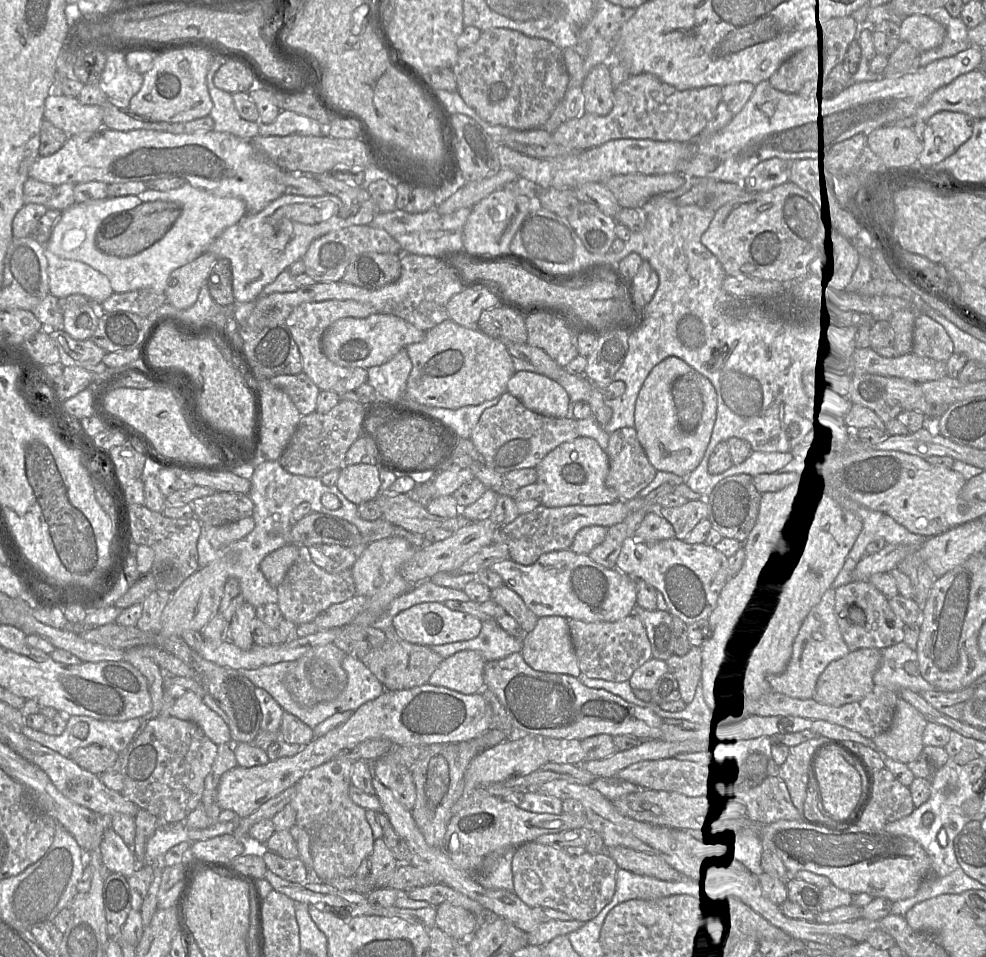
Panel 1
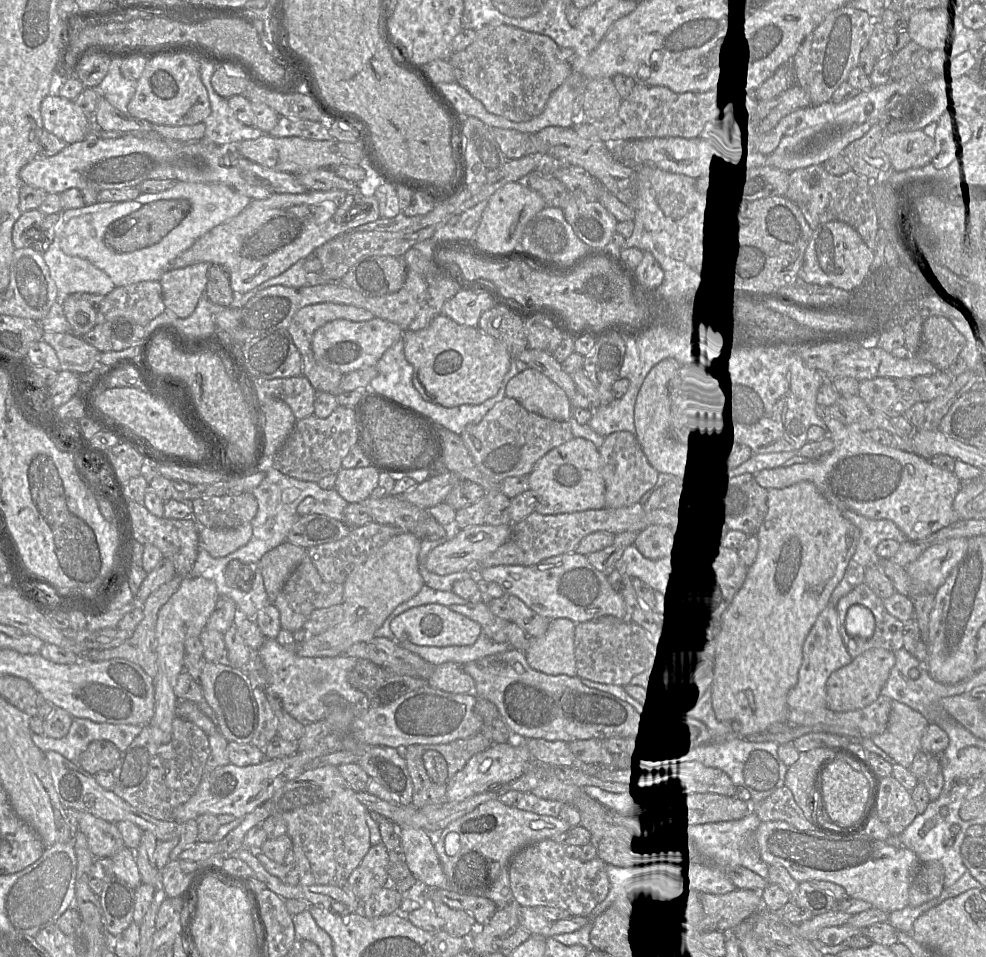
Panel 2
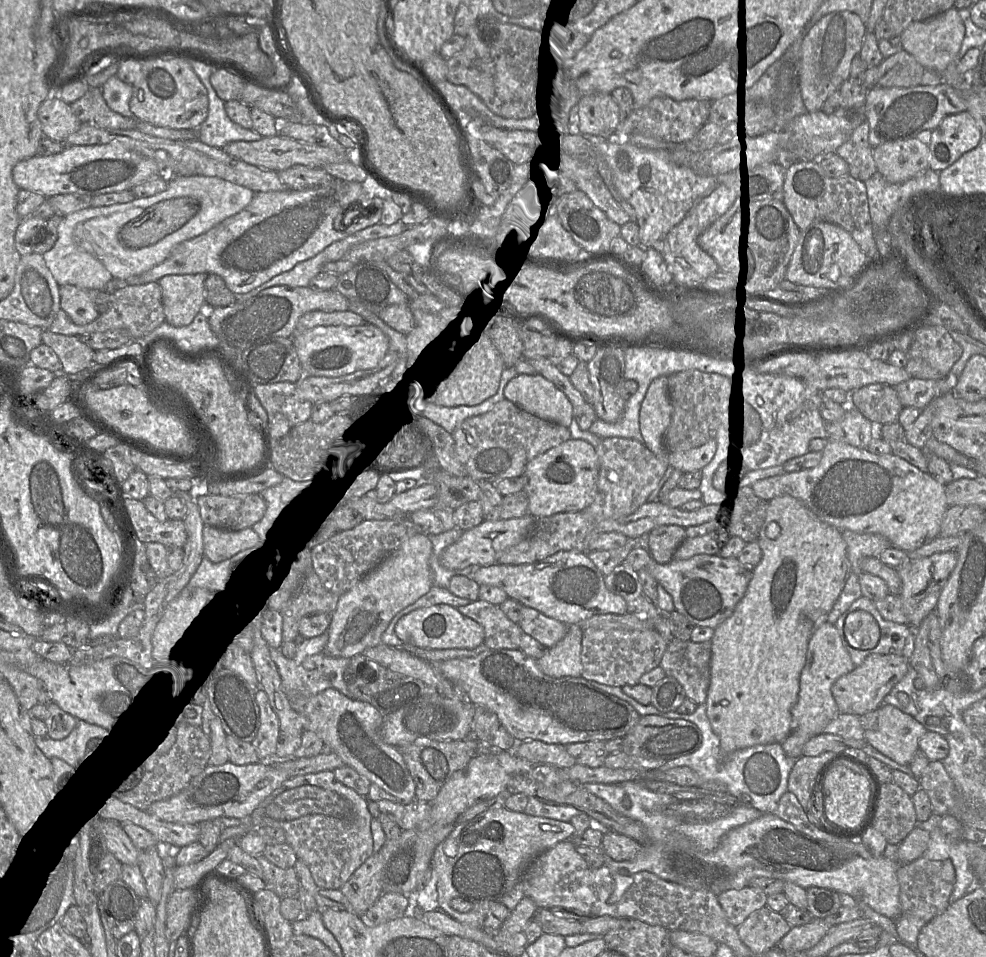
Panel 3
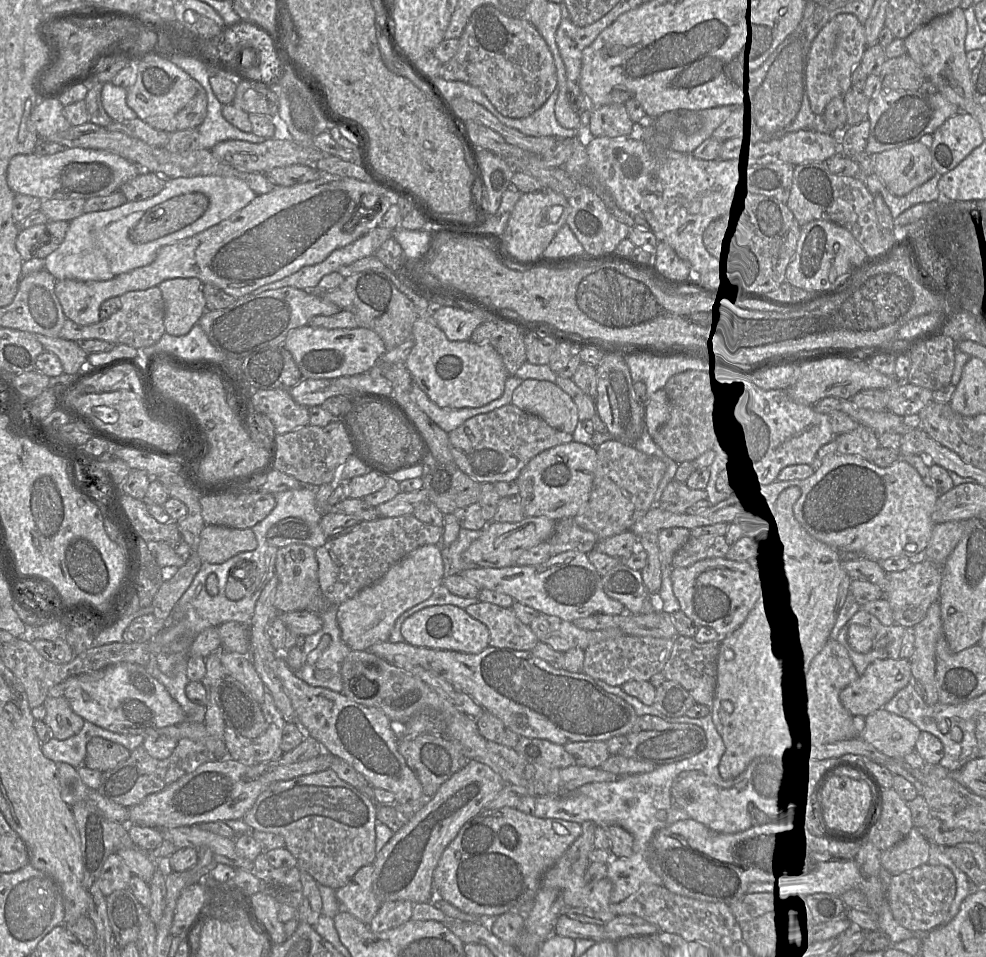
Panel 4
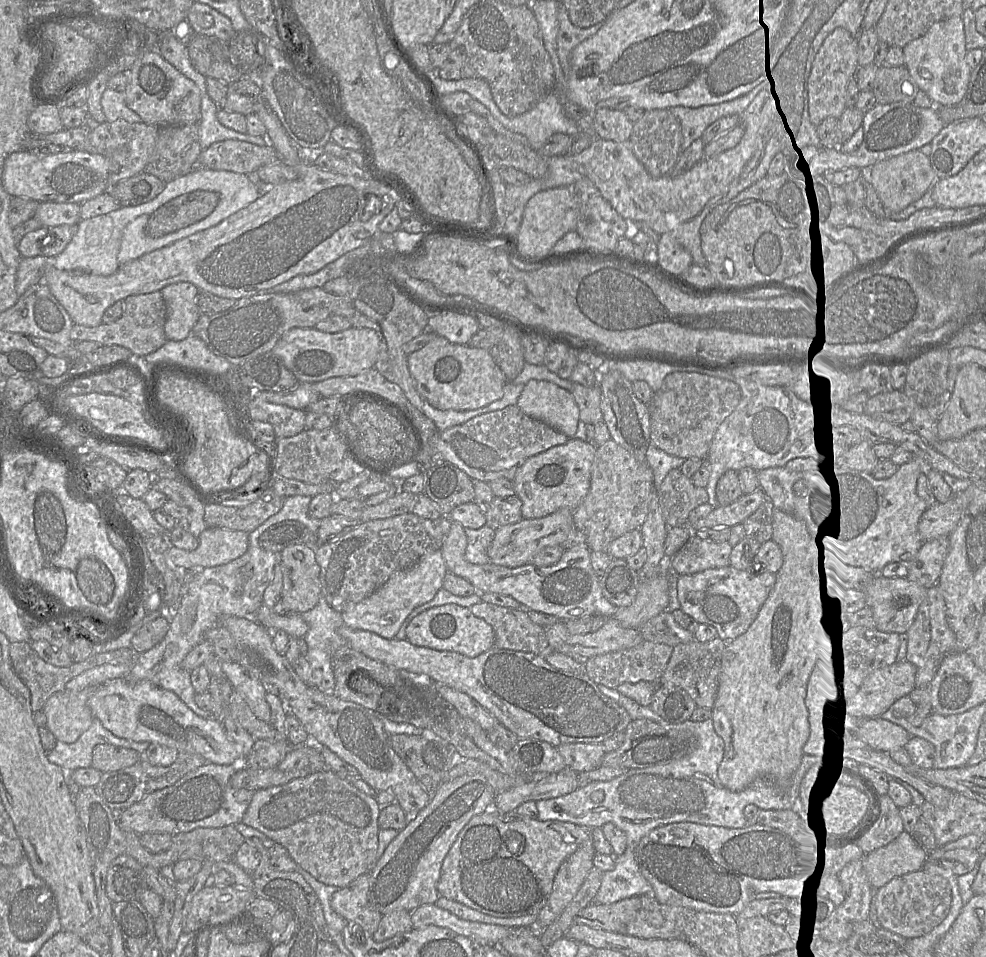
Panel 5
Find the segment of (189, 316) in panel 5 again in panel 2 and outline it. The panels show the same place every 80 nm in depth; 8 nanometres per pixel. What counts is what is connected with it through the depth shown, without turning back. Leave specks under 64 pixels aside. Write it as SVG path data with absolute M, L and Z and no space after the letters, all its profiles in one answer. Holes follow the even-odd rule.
M201 262L168 269L159 280L166 309L179 318L189 317L205 293L209 267L209 263Z

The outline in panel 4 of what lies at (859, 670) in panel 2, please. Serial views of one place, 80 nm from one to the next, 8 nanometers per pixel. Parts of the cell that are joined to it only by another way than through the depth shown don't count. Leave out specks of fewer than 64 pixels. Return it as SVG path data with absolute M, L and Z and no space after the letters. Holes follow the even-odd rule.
M878 659L869 664L865 672L856 681L844 688L839 695L843 706L853 716L867 717L883 708L898 691L907 686L912 678L911 665L908 659Z

